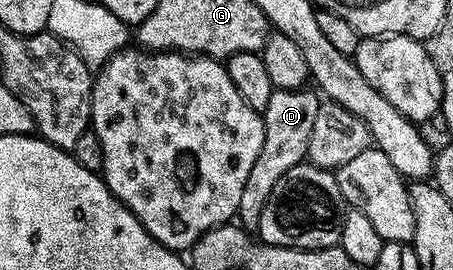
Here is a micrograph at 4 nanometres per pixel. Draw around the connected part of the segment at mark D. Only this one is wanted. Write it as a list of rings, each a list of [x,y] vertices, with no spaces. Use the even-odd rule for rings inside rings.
[[[273,89],[270,104],[262,112],[264,120],[264,139],[262,152],[258,152],[258,160],[254,160],[254,168],[250,168],[250,177],[242,187],[242,200],[238,200],[239,225],[249,232],[259,231],[262,220],[262,208],[266,208],[266,200],[270,200],[270,192],[274,192],[274,184],[290,172],[290,168],[299,166],[305,161],[310,148],[310,132],[314,132],[314,119],[318,116],[322,98],[315,89],[299,90]]]

